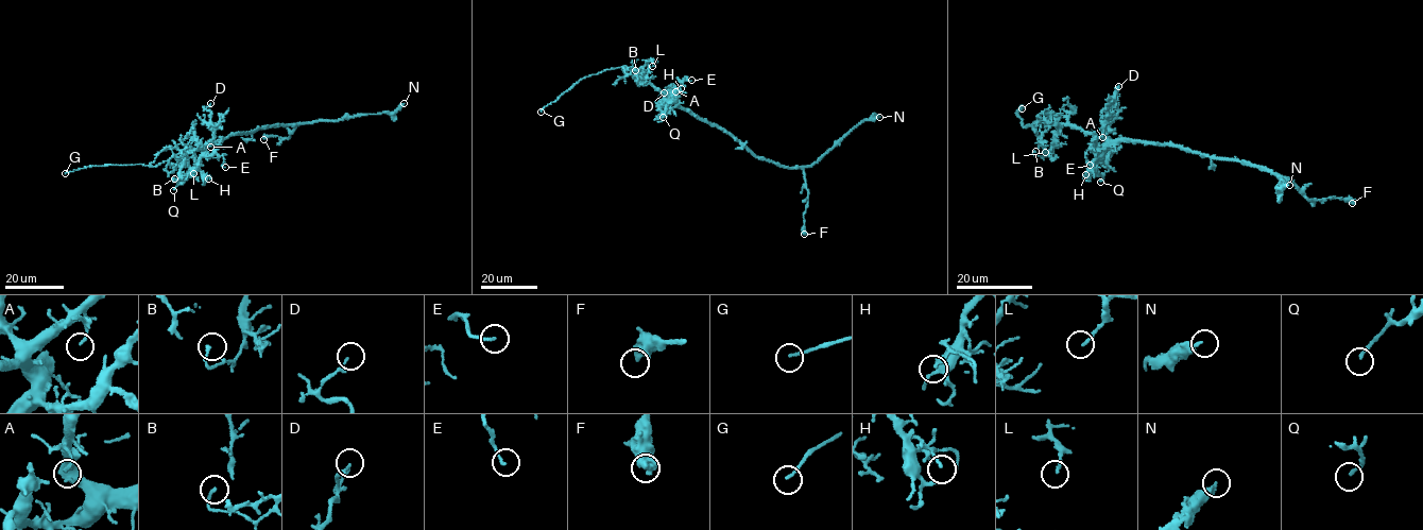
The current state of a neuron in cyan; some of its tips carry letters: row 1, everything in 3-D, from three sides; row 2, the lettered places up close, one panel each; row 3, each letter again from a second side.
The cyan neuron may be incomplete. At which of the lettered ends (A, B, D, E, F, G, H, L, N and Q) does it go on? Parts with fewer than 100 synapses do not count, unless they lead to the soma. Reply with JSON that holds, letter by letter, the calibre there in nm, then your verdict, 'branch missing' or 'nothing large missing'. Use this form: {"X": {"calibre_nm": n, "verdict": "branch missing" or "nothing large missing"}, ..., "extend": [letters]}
{"A": {"calibre_nm": 130, "verdict": "nothing large missing"}, "B": {"calibre_nm": 150, "verdict": "nothing large missing"}, "D": {"calibre_nm": 140, "verdict": "nothing large missing"}, "E": {"calibre_nm": 120, "verdict": "nothing large missing"}, "F": {"calibre_nm": 340, "verdict": "nothing large missing"}, "G": {"calibre_nm": 140, "verdict": "branch missing"}, "H": {"calibre_nm": 140, "verdict": "nothing large missing"}, "L": {"calibre_nm": 150, "verdict": "nothing large missing"}, "N": {"calibre_nm": 180, "verdict": "nothing large missing"}, "Q": {"calibre_nm": 170, "verdict": "nothing large missing"}, "extend": ["G"]}

